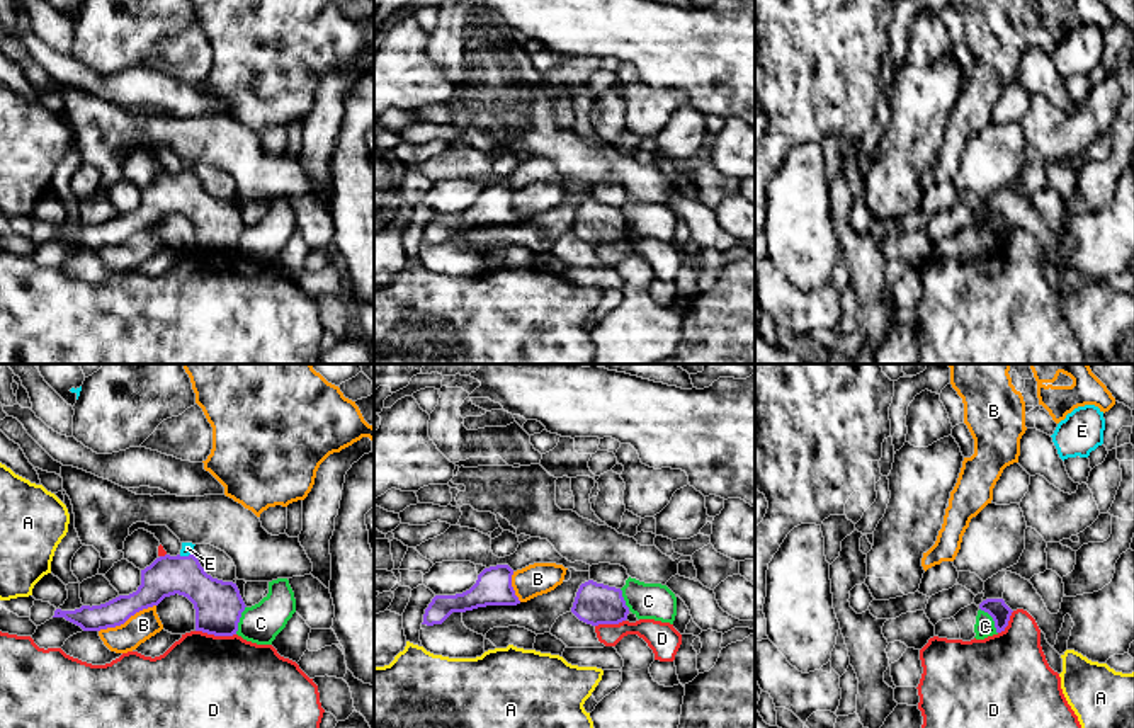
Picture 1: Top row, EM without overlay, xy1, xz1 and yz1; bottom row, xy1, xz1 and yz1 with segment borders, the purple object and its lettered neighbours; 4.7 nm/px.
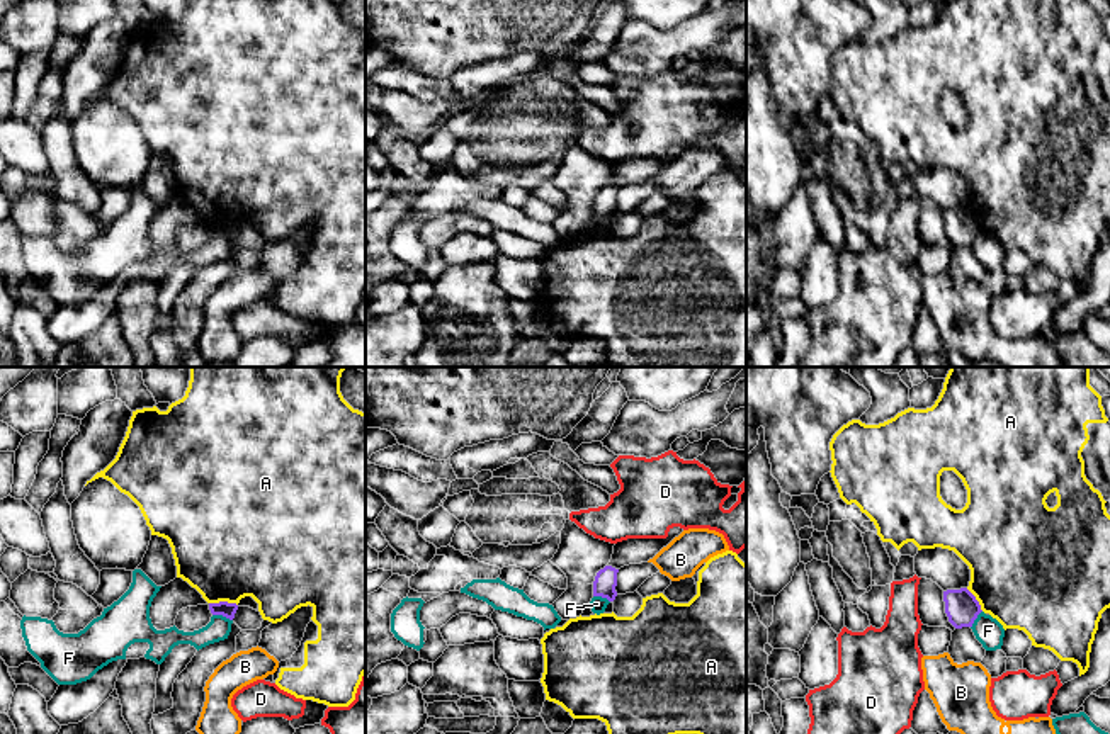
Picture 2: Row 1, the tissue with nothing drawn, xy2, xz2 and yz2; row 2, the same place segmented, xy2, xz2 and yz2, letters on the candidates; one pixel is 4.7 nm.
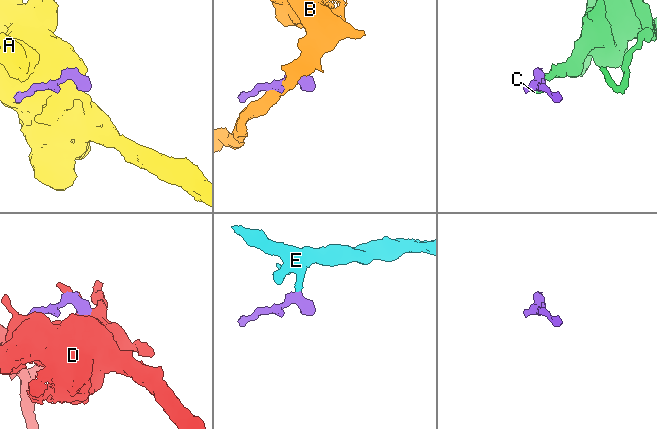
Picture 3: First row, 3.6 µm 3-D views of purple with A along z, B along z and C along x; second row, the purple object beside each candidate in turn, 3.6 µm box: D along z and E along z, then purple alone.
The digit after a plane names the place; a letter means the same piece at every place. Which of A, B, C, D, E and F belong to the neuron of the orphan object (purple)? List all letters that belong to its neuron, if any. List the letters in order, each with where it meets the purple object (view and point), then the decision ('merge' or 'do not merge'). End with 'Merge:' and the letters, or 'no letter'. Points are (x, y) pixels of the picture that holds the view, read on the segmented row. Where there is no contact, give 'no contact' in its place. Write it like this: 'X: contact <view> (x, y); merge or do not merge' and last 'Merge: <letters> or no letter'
A: contact xy2 (223, 602); do not merge
B: contact xy1 (126, 619); do not merge
C: contact yz1 (993, 619); do not merge
D: contact xy1 (216, 635); do not merge
E: contact xy1 (186, 557); merge
F: contact xy2 (223, 615); do not merge
Merge: E

